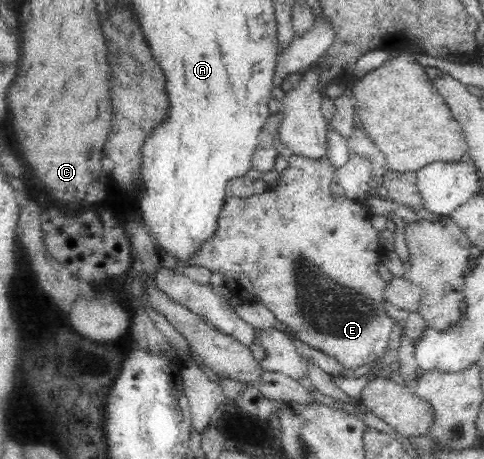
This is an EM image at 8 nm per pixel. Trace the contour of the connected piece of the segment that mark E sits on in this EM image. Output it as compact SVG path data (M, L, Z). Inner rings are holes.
M293 154L288 160L288 166L279 173L279 177L275 182L275 186L263 193L254 193L253 196L241 199L237 197L227 196L223 202L223 208L220 209L217 218L215 234L209 240L205 240L200 245L199 252L195 256L191 256L187 262L178 262L174 260L176 265L182 269L187 265L201 266L212 273L221 273L224 276L224 288L226 288L229 298L232 300L240 300L244 302L261 302L271 312L279 322L283 322L287 329L295 333L299 340L303 343L317 349L321 352L335 358L347 371L353 372L359 367L374 362L383 356L385 348L389 342L389 334L395 321L385 312L384 288L387 282L383 280L378 273L378 262L384 256L384 252L378 241L379 232L371 225L372 214L360 202L349 200L345 196L340 197L331 193L331 187L334 184L334 172L336 168L328 160L323 158L320 160L307 159L305 156ZM271 207L283 207L283 212L271 212Z

